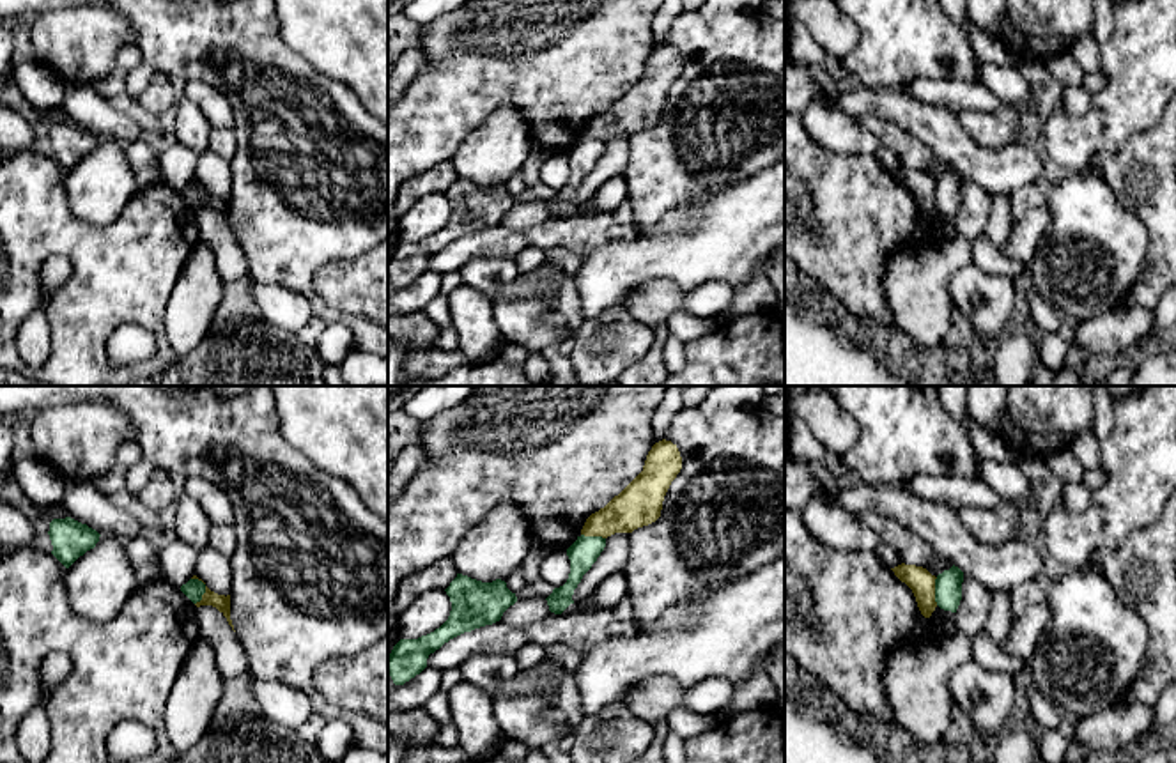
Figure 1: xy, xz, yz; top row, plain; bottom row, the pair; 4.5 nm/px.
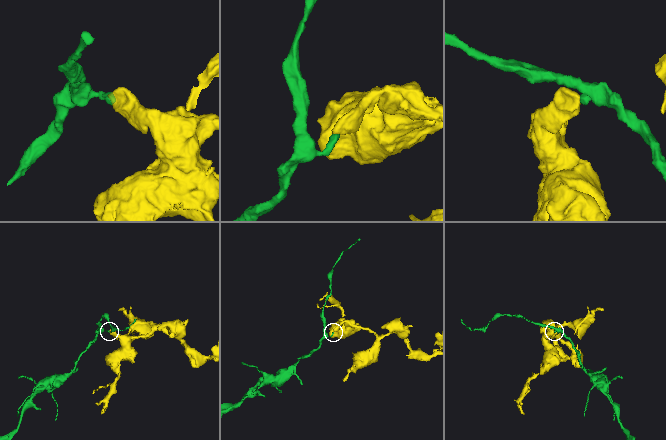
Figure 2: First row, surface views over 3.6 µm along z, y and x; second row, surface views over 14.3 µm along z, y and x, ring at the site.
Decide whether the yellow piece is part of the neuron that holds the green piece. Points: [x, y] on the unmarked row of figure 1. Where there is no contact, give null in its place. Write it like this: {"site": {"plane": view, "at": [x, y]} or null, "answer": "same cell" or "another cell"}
{"site": {"plane": "xy", "at": [204, 192]}, "answer": "another cell"}

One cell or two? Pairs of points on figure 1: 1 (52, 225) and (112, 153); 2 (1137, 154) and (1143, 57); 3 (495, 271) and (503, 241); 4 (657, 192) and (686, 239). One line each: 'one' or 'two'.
1: two
2: two
3: two
4: two

